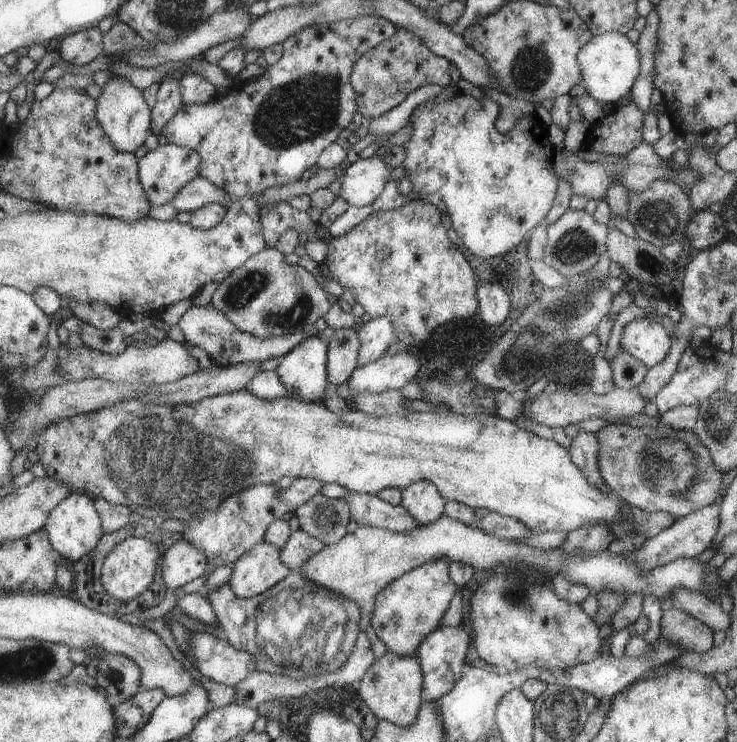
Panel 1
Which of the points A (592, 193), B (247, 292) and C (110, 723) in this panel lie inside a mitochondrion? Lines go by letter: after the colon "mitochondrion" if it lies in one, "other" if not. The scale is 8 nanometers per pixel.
A: other
B: mitochondrion
C: other

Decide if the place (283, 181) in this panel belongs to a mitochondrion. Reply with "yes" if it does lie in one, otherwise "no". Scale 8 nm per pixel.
no

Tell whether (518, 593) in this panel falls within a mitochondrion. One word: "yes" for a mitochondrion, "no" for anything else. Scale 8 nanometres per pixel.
yes

